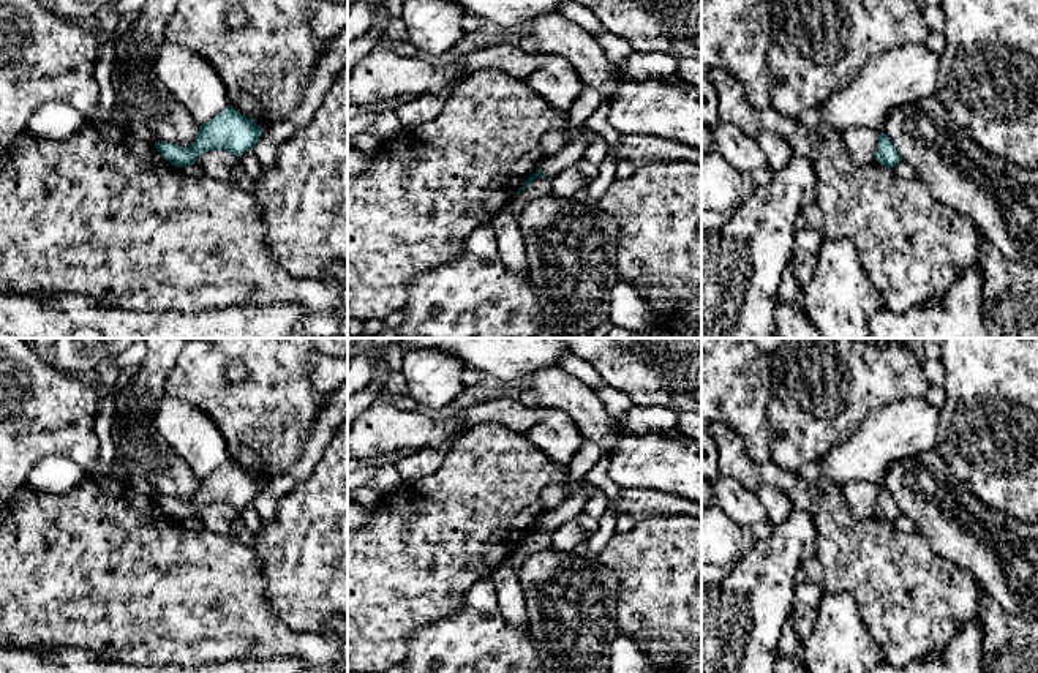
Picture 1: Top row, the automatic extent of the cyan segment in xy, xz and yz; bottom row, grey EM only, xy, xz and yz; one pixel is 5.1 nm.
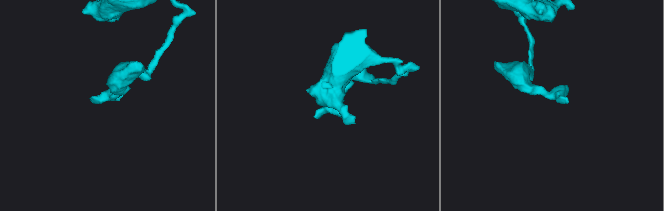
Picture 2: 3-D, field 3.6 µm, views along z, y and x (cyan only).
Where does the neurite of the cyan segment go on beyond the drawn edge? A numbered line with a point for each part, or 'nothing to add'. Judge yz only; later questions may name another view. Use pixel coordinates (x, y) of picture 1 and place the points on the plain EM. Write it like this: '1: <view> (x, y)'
nothing to add

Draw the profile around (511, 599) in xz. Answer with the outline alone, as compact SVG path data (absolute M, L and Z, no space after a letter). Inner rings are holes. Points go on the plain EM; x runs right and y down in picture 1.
M506 559L491 575L504 619L515 629L526 626L526 602L517 572Z

